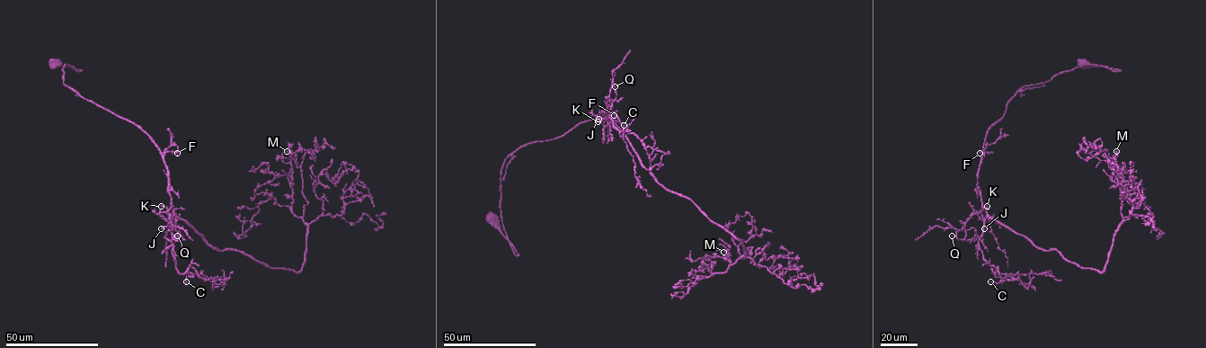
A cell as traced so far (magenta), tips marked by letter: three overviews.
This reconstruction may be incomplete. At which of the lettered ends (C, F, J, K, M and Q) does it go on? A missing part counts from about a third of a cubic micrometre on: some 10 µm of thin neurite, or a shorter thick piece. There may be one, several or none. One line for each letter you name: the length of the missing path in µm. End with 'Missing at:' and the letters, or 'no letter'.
F: missing 8 µm
J: missing 20 µm
Missing at: F, J

